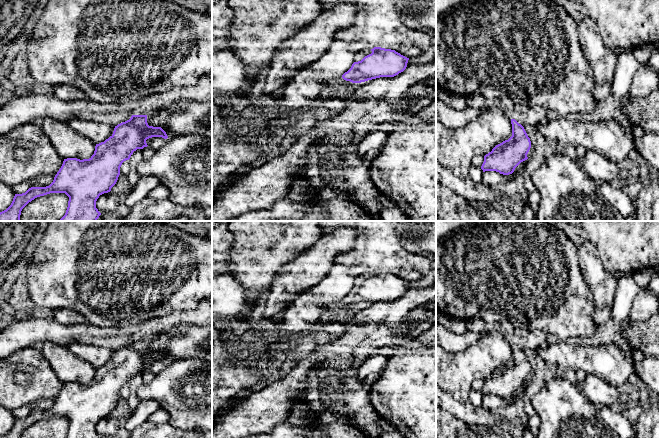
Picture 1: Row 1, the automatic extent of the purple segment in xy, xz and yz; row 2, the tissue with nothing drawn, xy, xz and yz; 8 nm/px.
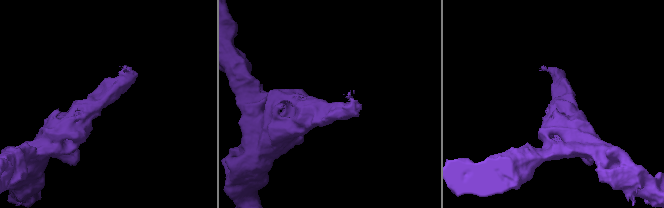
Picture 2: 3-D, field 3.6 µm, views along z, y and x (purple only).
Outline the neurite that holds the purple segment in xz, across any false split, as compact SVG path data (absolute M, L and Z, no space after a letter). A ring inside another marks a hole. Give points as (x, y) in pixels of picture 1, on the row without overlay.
M374 271L356 277L354 287L342 302L361 307L380 301L394 301L406 293L408 284L395 274Z

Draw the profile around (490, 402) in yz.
M528 384L521 386L514 394L512 398L503 399L496 395L485 395L483 396L481 407L485 410L492 411L498 410L502 411L504 408L513 404L517 399L521 398L528 387Z

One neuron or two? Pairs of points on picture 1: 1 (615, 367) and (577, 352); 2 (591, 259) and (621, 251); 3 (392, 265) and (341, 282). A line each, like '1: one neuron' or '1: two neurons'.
1: one neuron
2: two neurons
3: one neuron

